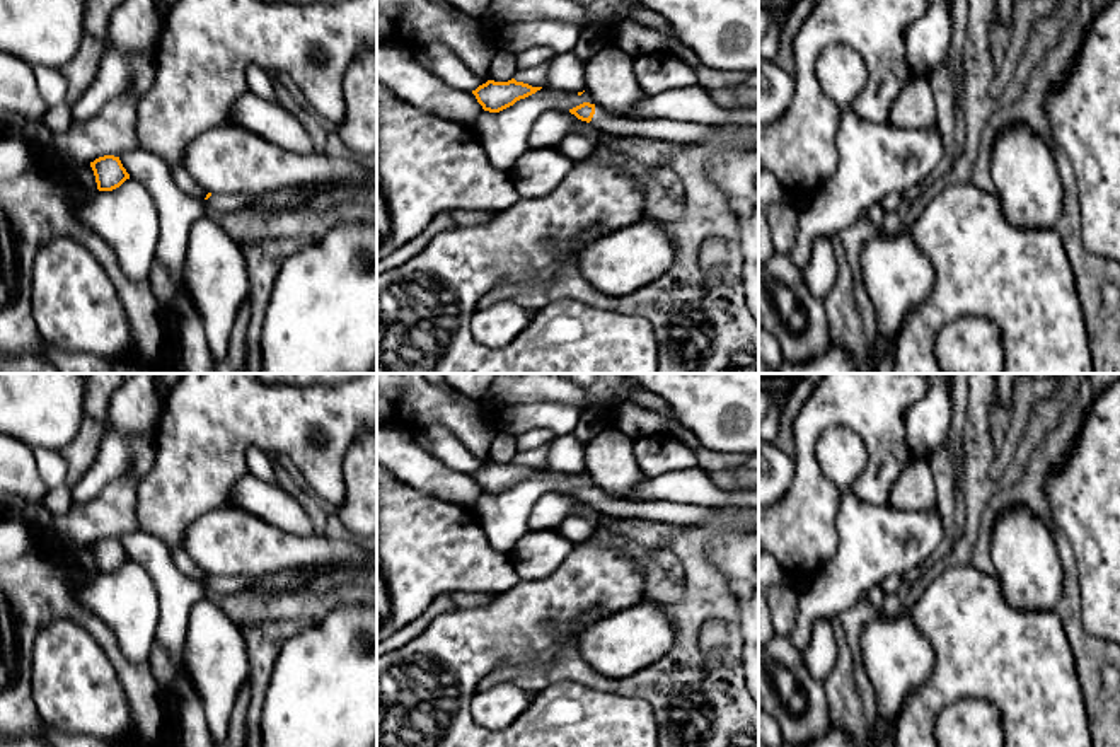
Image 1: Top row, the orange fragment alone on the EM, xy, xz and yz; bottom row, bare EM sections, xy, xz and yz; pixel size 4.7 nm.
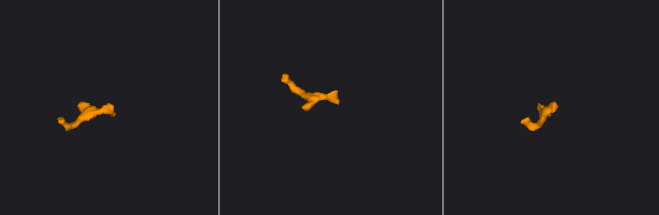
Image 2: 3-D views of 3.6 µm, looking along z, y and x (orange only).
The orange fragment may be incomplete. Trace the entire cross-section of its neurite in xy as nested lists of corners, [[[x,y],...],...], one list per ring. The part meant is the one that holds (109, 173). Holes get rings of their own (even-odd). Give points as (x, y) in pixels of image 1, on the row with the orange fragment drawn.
[[[114,155],[95,159],[90,162],[90,167],[94,171],[99,191],[113,191],[130,179],[130,174],[123,167],[119,157]]]

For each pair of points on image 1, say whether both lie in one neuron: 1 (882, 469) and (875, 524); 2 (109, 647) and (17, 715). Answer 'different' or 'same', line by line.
1: different
2: same

